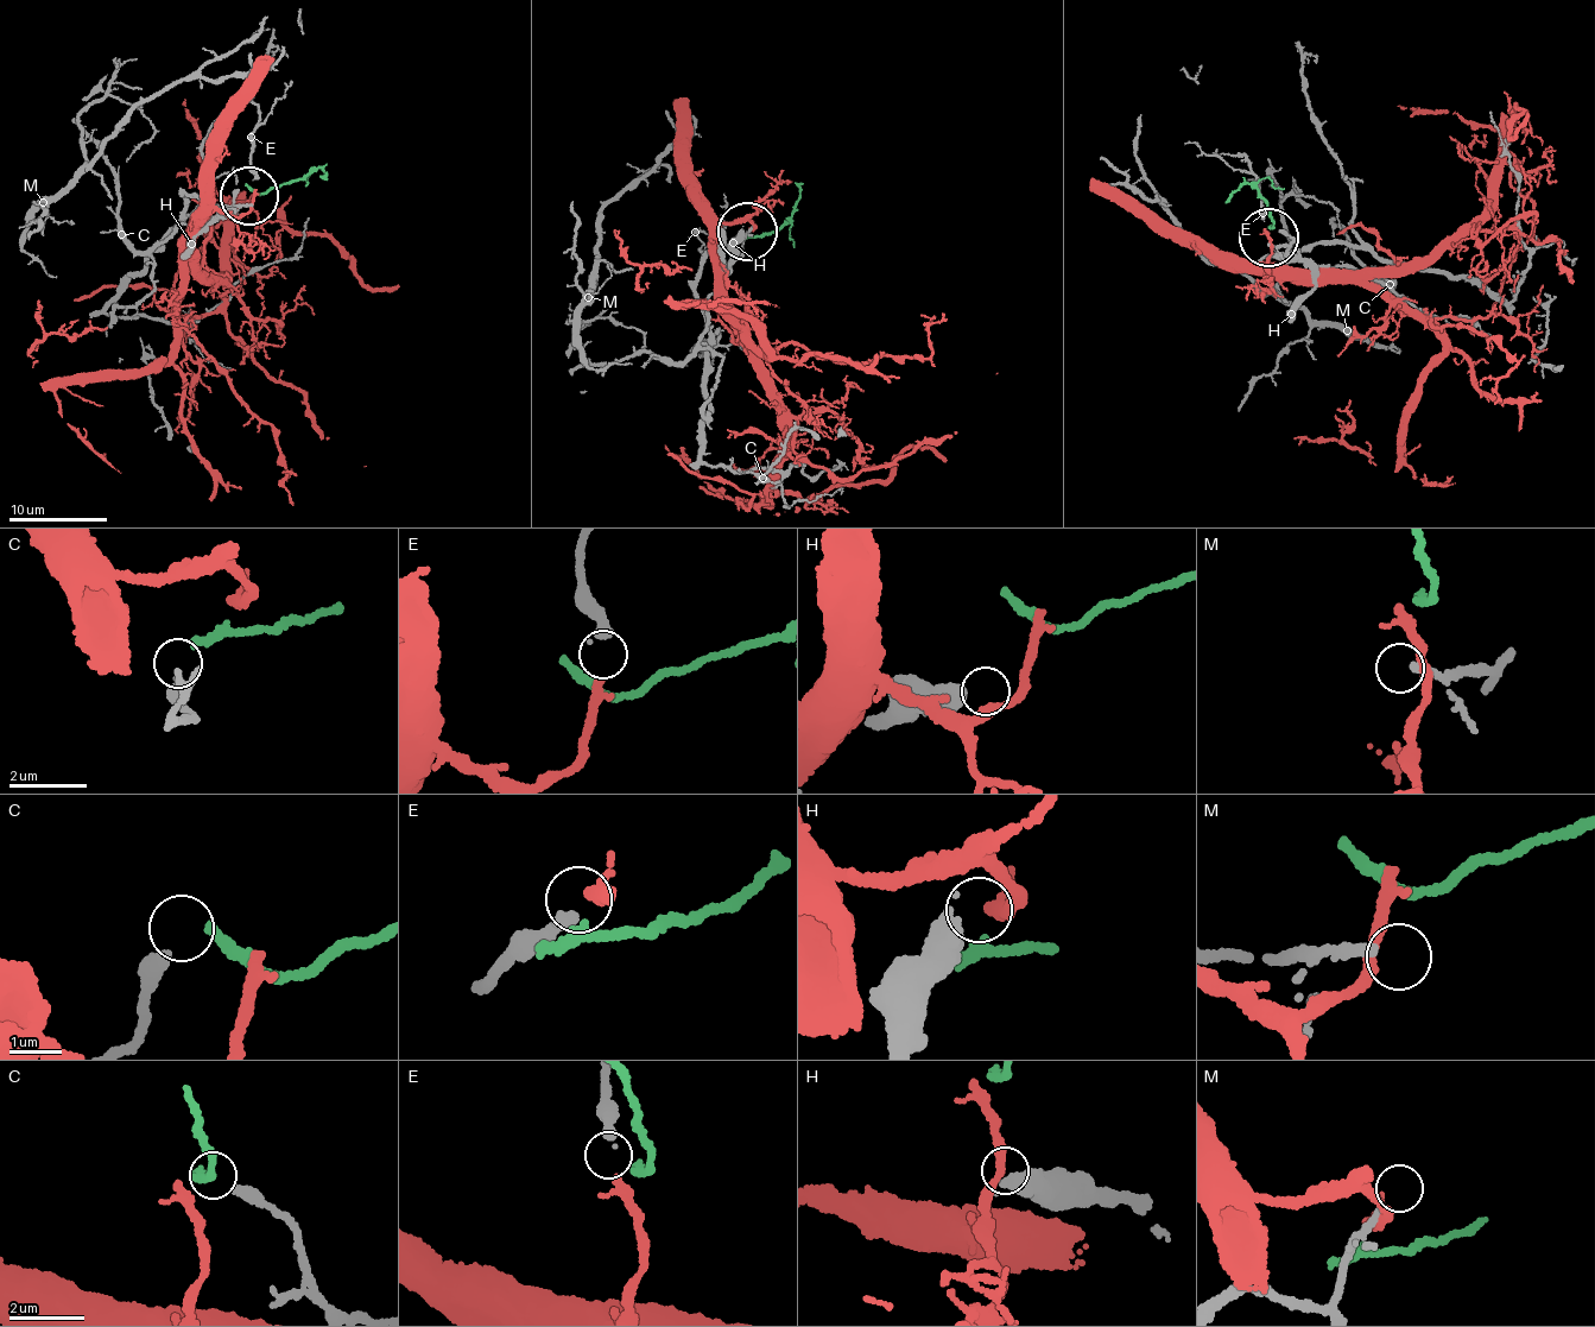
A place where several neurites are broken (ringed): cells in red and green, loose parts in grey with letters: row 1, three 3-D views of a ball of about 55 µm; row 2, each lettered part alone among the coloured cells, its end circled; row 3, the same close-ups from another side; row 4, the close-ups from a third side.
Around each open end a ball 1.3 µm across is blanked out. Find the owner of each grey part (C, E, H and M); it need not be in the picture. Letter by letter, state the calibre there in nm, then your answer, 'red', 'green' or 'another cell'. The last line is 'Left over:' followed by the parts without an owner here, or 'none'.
C: calibre 320 nm; green
E: calibre 280 nm; red
H: calibre 550 nm; another cell
M: calibre 200 nm; another cell
Left over: H, M

